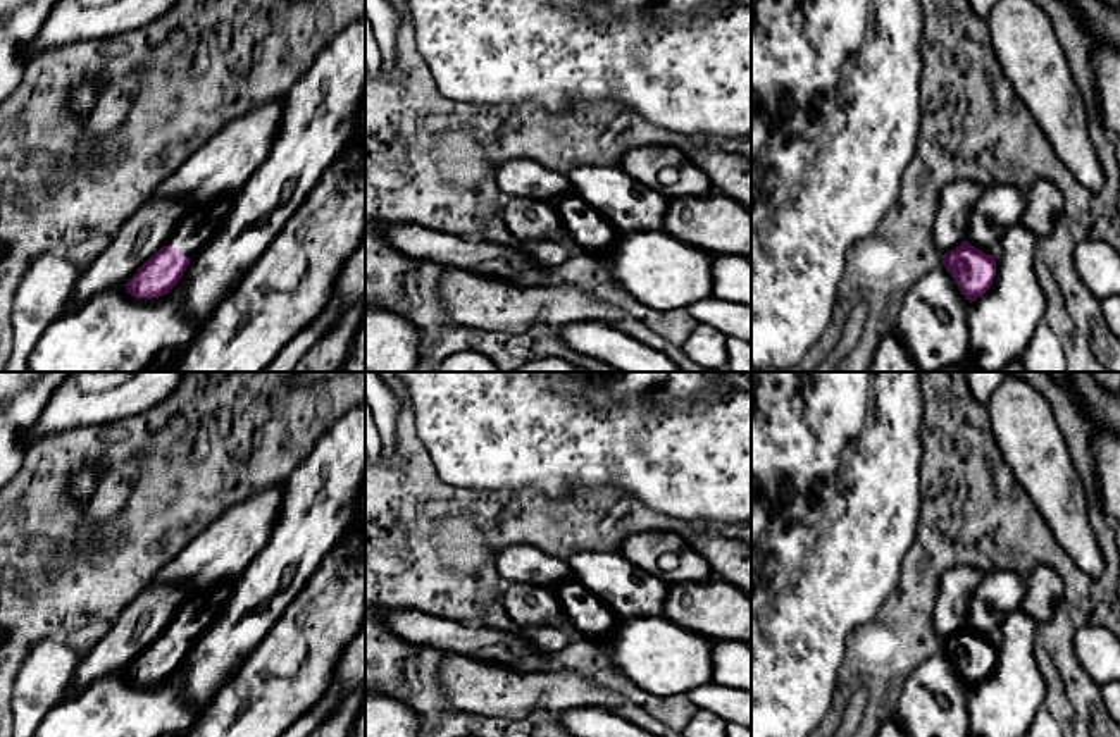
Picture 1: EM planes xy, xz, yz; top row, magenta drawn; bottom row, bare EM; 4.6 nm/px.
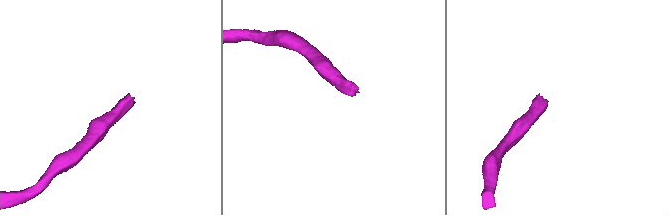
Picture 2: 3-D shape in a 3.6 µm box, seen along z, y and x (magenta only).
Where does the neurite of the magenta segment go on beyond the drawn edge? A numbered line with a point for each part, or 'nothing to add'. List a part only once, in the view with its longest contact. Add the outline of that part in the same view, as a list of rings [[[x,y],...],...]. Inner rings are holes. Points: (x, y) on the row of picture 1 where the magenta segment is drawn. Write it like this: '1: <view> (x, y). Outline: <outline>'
1: xy (197, 226). Outline: [[[227,195],[207,207],[188,208],[171,234],[167,246],[177,248],[183,257],[191,260],[219,227],[222,217],[231,208],[233,200],[234,195]]]

